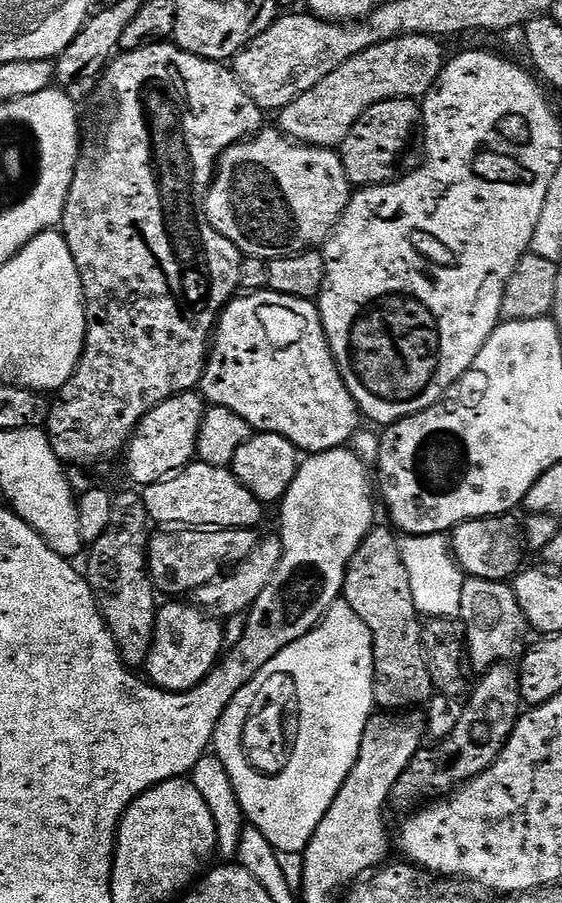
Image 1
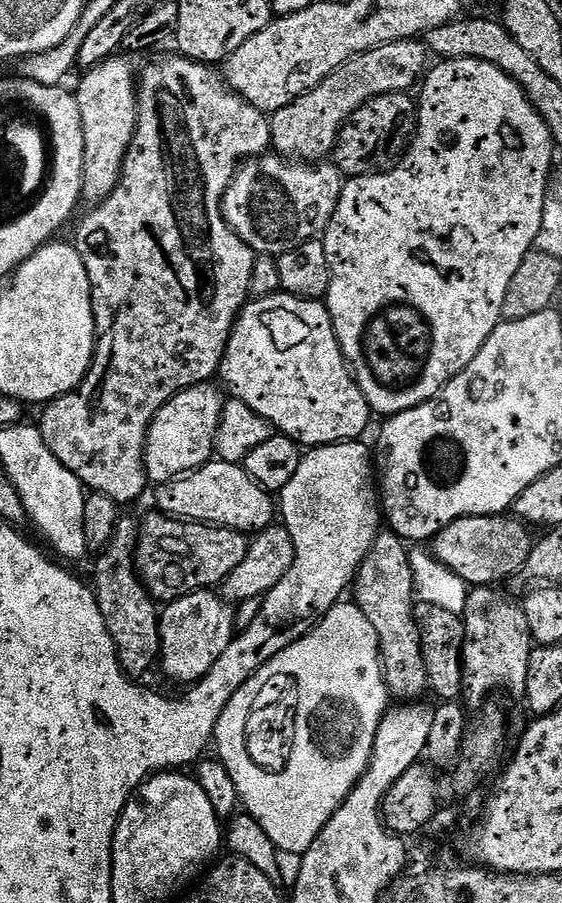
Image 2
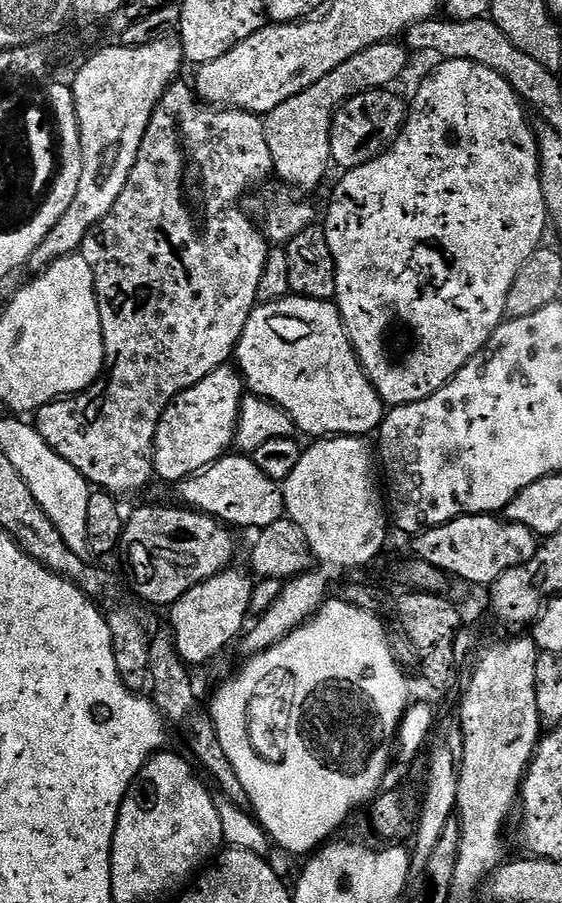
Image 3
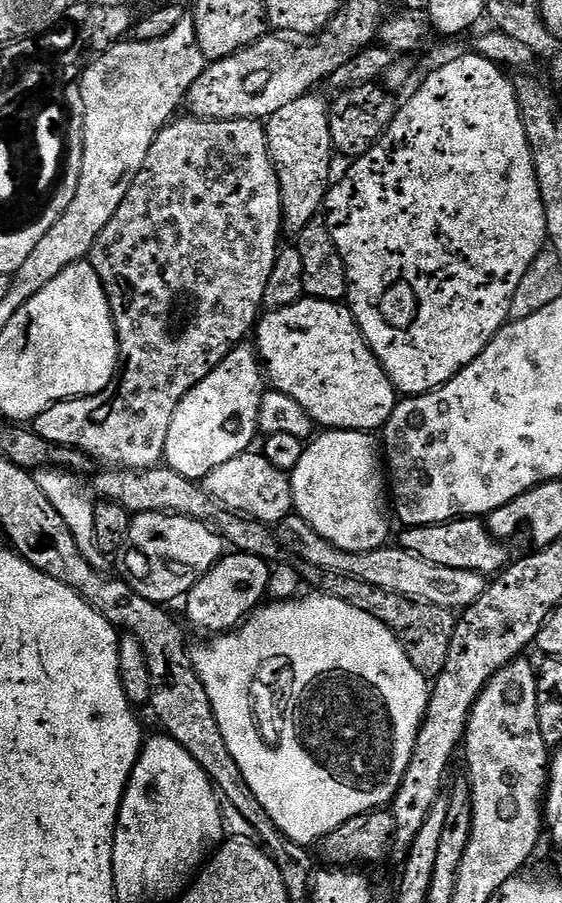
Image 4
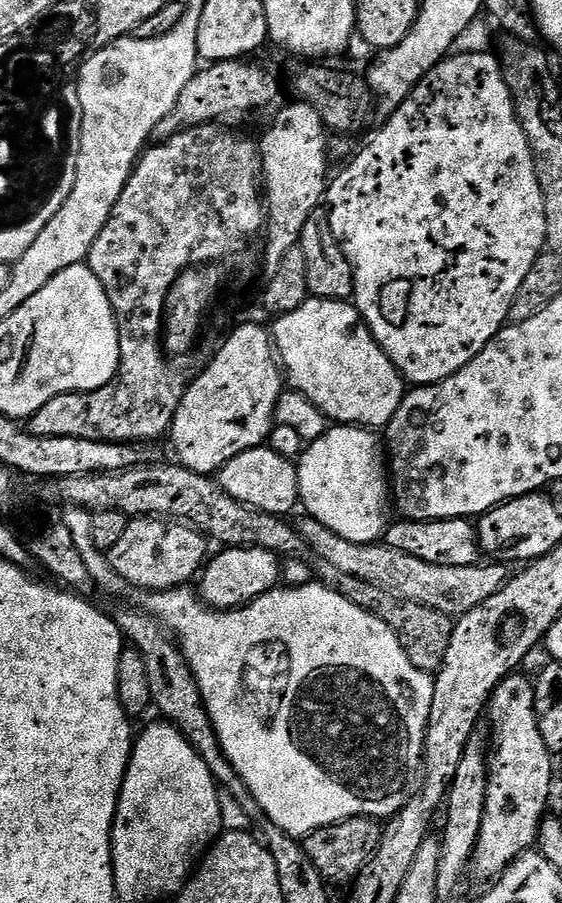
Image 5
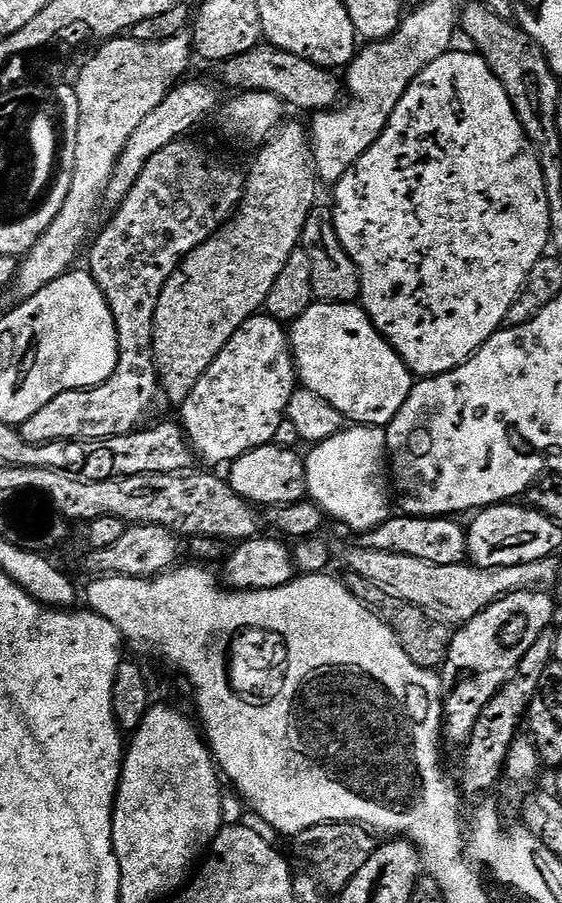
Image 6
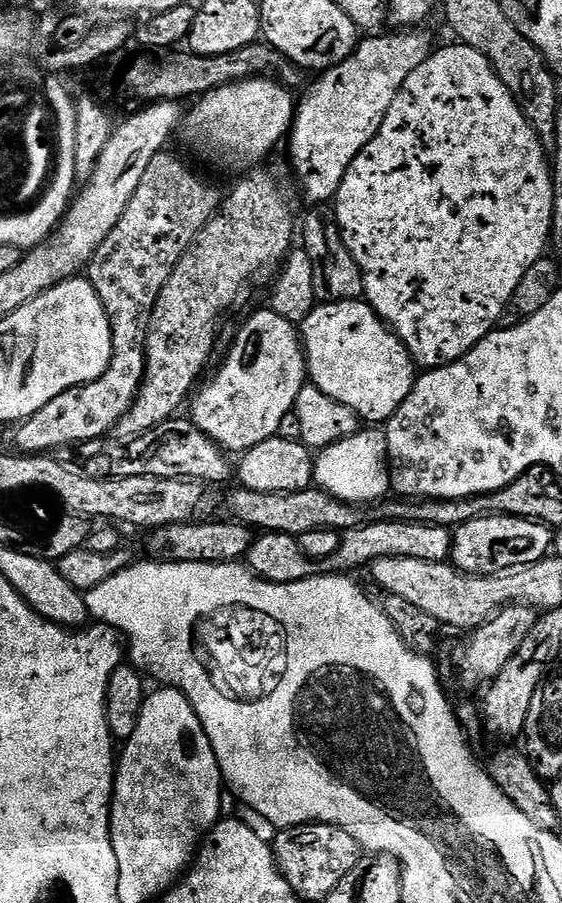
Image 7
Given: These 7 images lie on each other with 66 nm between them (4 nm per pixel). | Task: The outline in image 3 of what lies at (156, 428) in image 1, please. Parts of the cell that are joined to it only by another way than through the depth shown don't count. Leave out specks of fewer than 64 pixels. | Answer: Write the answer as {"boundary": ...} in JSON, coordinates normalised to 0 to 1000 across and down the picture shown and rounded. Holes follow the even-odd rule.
{"boundary":[[[400,405],[381,410],[381,414],[367,414],[359,423],[326,434],[308,447],[297,452],[285,464],[281,481],[278,482],[278,502],[274,503],[274,523],[292,532],[319,534],[333,527],[345,527],[361,523],[384,509],[395,506],[415,495],[420,486],[420,474],[427,470],[427,451],[438,437],[434,417],[418,406]]]}

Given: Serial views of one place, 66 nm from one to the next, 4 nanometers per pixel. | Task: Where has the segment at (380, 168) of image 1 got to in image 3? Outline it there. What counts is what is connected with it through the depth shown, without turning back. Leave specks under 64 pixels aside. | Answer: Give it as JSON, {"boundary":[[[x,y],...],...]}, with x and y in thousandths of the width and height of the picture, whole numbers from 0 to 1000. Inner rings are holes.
{"boundary":[[[667,97],[635,106],[625,106],[612,116],[598,123],[591,133],[591,181],[605,188],[635,186],[698,163],[698,158],[712,152],[714,144],[730,127],[728,116],[719,115],[712,106],[703,106],[690,97]]]}

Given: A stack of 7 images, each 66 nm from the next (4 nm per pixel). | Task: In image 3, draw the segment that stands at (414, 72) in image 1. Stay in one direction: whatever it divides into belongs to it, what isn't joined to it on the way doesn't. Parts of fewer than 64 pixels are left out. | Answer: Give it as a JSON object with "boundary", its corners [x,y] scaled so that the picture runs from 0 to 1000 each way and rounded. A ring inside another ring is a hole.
{"boundary":[[[685,47],[667,49],[644,60],[630,60],[630,64],[616,64],[601,78],[587,78],[580,86],[559,91],[537,104],[523,104],[523,109],[509,109],[502,117],[468,130],[473,144],[473,157],[480,162],[484,185],[507,205],[532,210],[536,214],[555,213],[584,195],[584,186],[593,185],[591,167],[591,133],[598,123],[625,106],[657,102],[667,97],[690,97],[726,75],[730,59],[717,48]]]}

